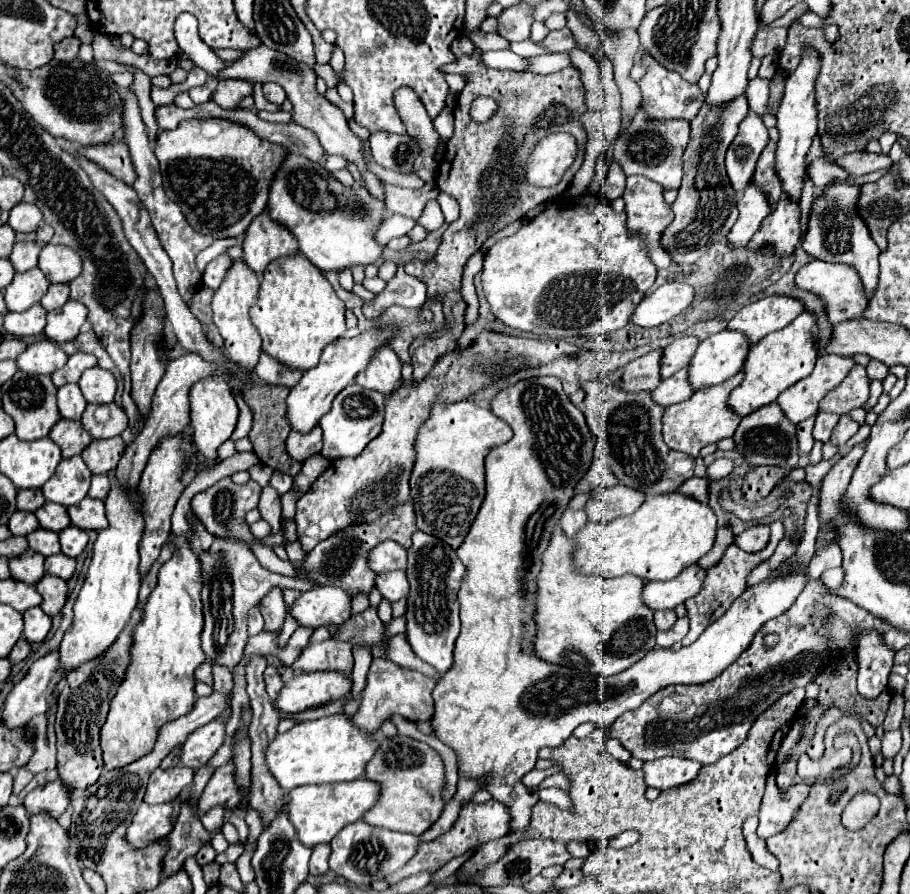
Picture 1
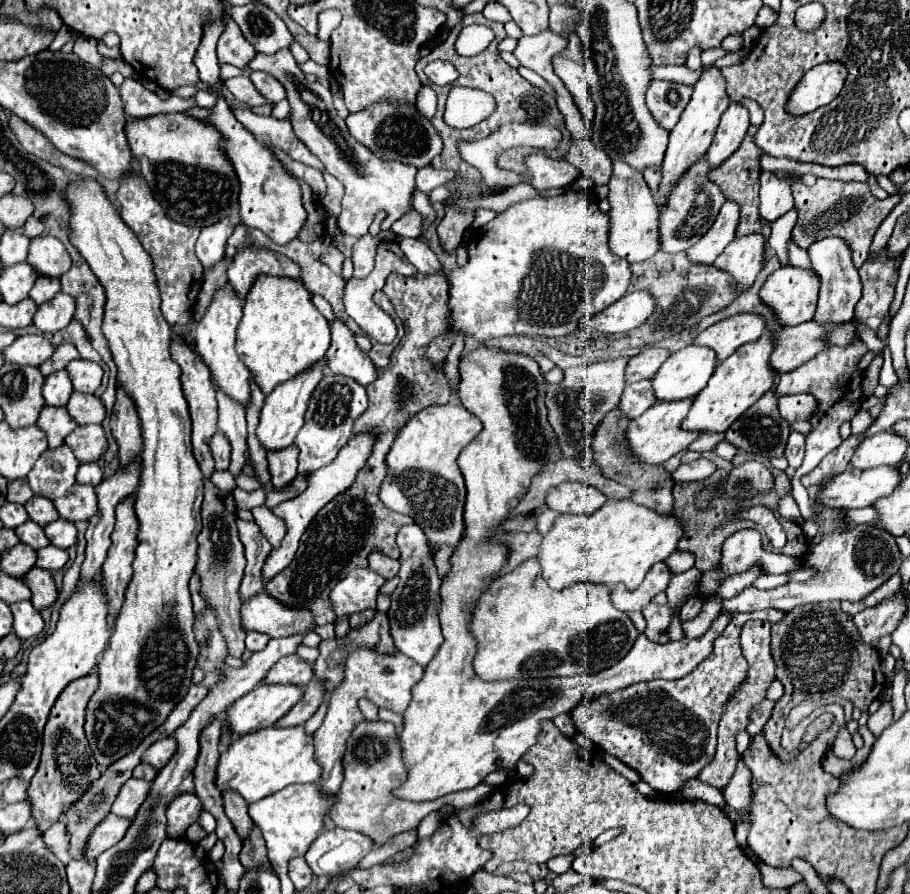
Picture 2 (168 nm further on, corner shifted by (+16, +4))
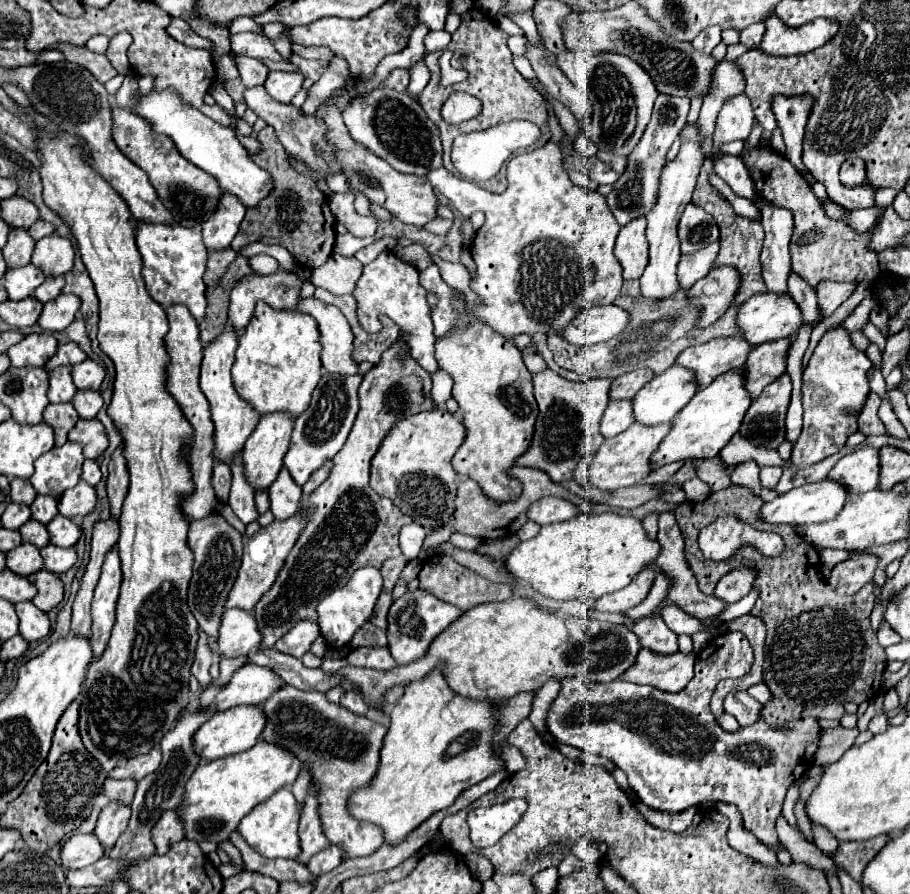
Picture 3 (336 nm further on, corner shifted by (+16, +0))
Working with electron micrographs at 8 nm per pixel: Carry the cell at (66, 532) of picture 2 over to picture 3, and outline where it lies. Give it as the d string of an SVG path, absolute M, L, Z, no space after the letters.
M56 516L48 522L48 532L50 532L50 542L58 544L62 548L74 546L80 538L80 528L72 518L66 516Z

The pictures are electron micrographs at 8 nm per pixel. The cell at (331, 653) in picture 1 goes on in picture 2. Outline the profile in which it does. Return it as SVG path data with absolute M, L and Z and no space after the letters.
M300 656L280 658L264 678L264 684L308 684L314 678L314 666Z

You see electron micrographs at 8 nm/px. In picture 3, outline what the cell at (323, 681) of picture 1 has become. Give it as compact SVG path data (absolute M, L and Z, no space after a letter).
M236 706L226 712L216 712L194 732L194 752L200 760L206 762L244 752L256 744L256 738L260 738L264 724L266 724L266 716L260 706Z

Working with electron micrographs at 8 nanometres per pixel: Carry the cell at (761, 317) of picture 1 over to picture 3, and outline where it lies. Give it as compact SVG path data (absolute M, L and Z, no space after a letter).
M718 338L700 346L690 346L682 350L676 358L676 366L688 368L694 372L694 380L698 388L708 386L714 378L746 362L752 346L746 344L744 338Z

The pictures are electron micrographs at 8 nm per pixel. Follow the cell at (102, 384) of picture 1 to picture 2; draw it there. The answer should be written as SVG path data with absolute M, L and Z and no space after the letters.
M72 360L68 364L68 374L70 374L70 380L72 380L72 386L76 392L82 392L82 394L94 394L96 388L100 386L102 382L102 368L92 362L92 360Z

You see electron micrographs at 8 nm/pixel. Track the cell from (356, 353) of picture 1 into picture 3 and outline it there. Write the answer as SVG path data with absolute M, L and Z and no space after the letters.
M274 412L274 414L268 414L268 416L262 416L256 430L252 432L252 436L248 438L246 446L244 446L244 452L242 452L242 462L244 462L244 476L246 476L246 482L250 484L250 488L254 492L260 492L260 490L268 490L272 486L272 482L276 480L280 468L282 468L282 458L284 458L284 452L288 450L288 444L290 444L290 434L292 434L292 426L294 426L294 420L284 414L284 412Z

